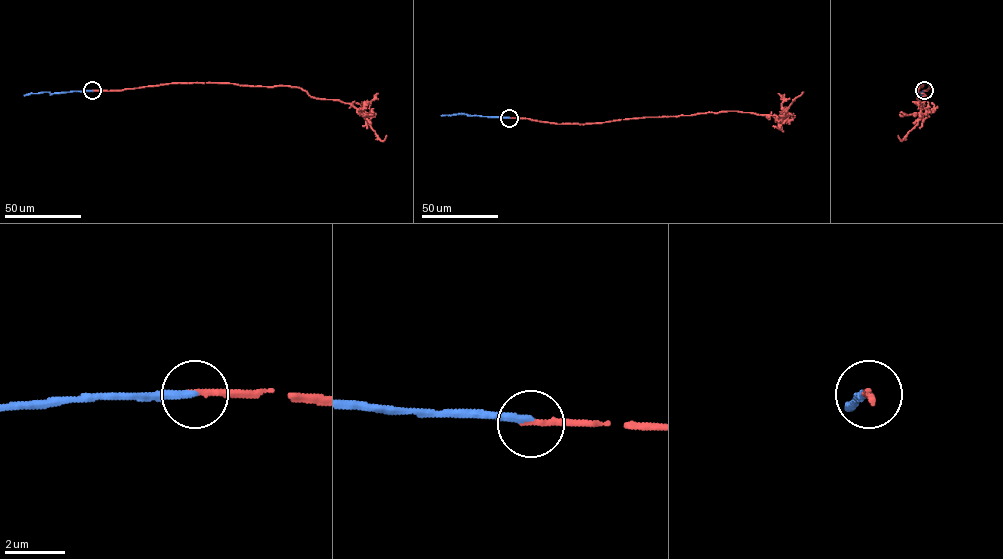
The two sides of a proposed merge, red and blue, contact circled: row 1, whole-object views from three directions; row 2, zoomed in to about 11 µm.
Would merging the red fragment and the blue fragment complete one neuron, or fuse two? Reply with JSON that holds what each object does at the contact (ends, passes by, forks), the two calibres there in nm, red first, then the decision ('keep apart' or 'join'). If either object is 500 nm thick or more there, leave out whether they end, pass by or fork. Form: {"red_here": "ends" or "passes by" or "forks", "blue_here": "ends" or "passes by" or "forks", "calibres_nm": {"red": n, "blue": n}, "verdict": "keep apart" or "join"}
{"red_here": "ends", "blue_here": "ends", "calibres_nm": {"red": 240, "blue": 260}, "verdict": "join"}

